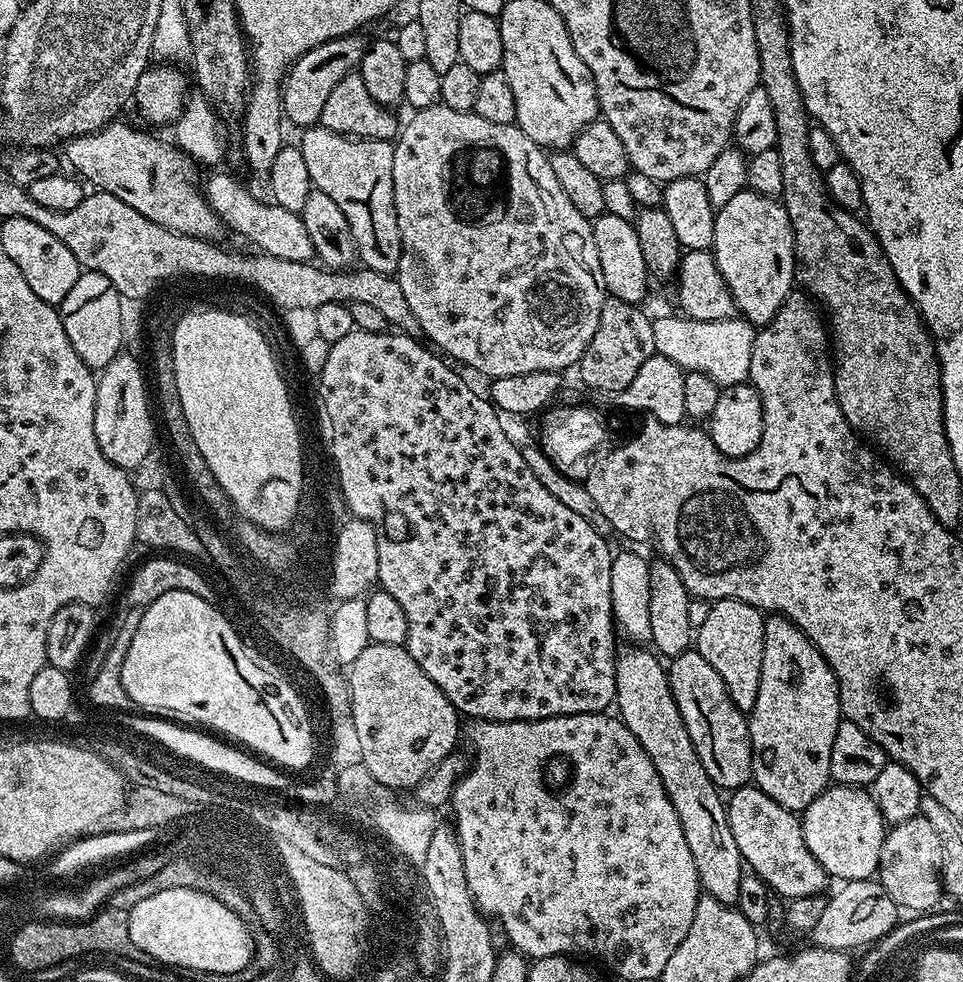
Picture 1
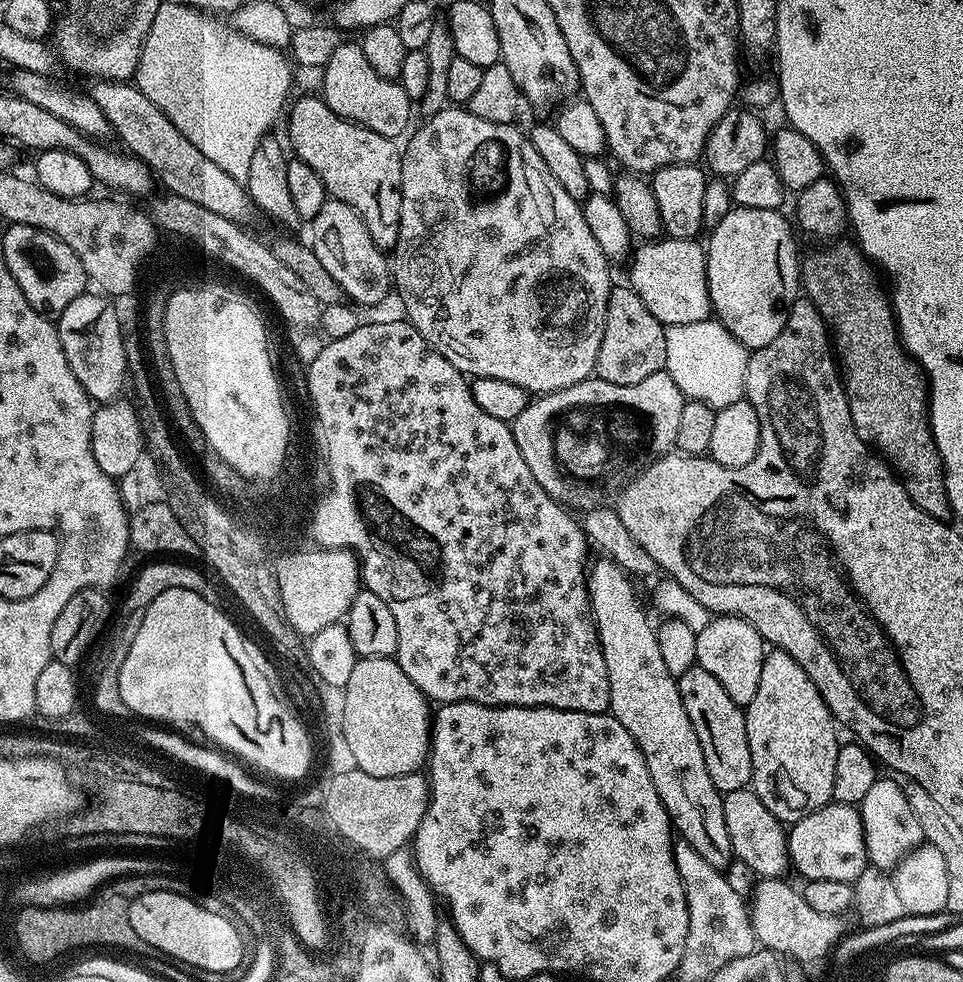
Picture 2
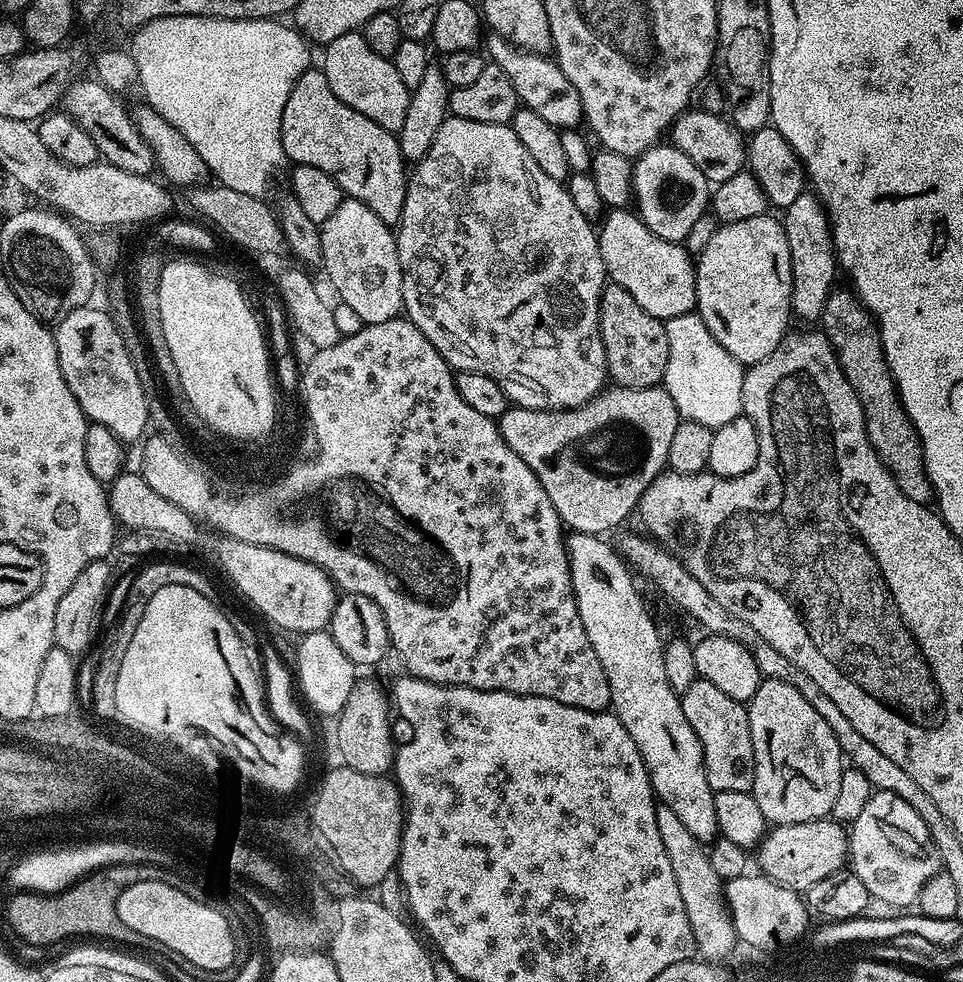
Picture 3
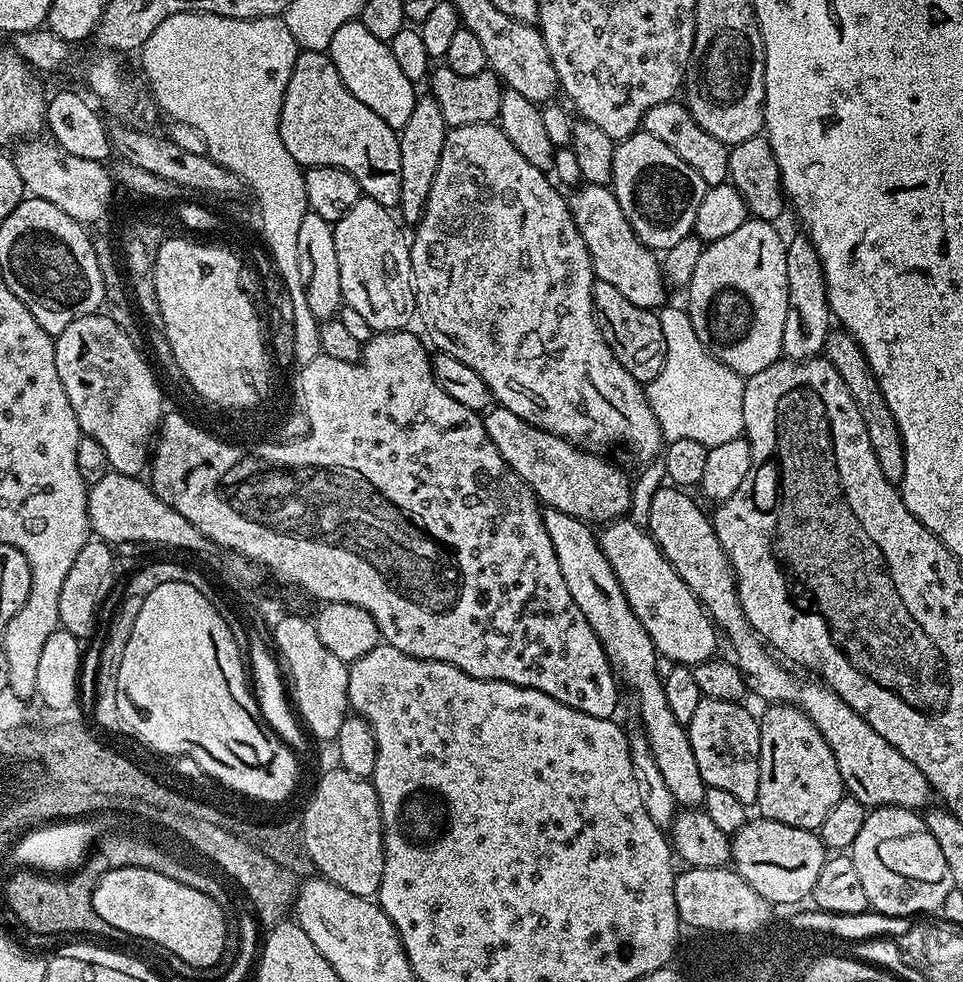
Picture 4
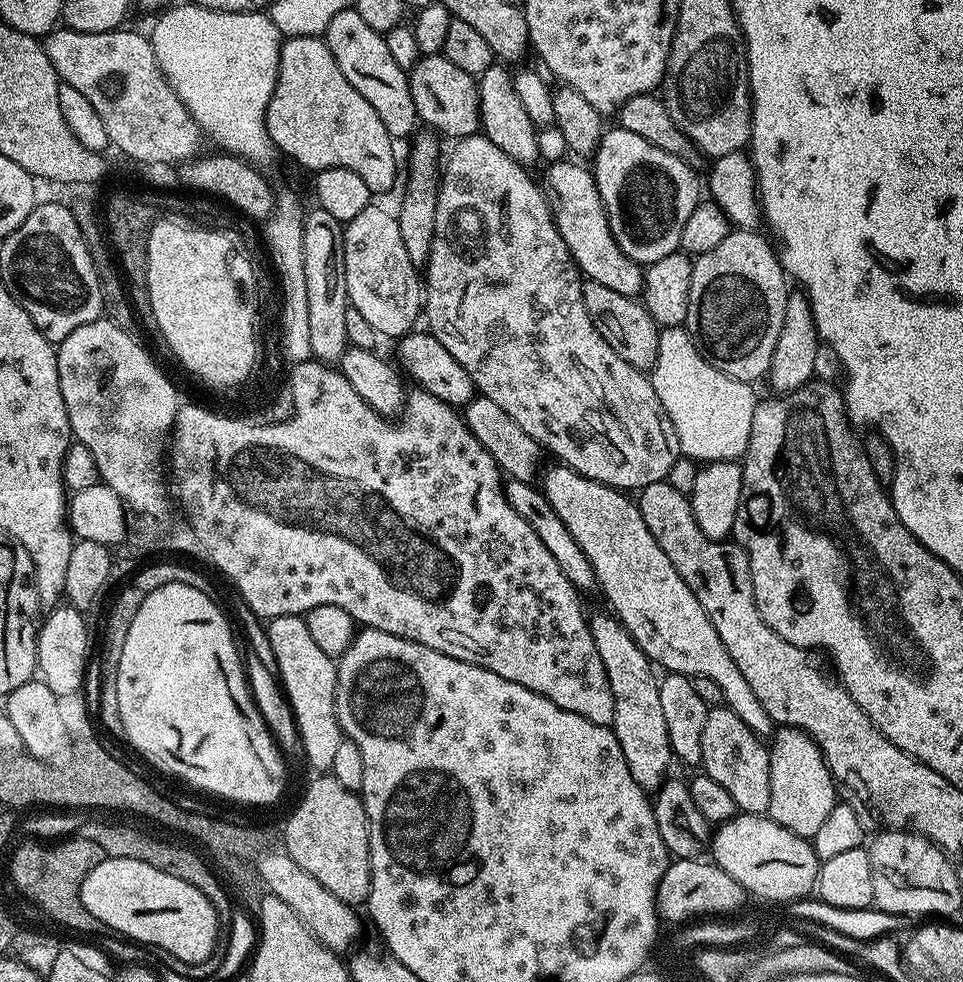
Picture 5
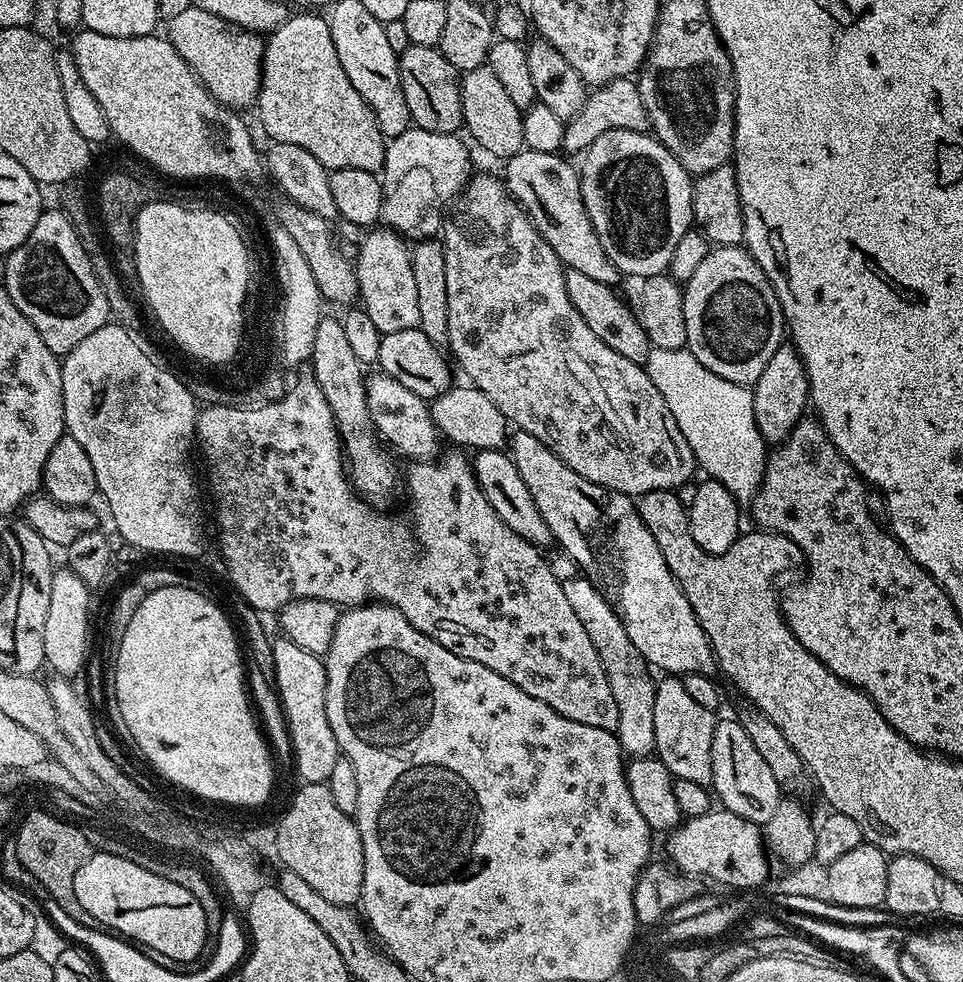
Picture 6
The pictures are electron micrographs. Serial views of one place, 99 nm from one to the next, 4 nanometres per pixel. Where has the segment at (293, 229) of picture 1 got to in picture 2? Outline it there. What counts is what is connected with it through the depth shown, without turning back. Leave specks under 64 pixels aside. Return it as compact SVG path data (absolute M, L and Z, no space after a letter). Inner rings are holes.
M97 79L90 89L90 95L100 110L104 112L109 124L113 128L113 133L122 140L122 145L132 156L143 161L150 172L167 187L165 188L171 195L187 198L192 202L197 202L198 206L203 206L208 210L219 214L224 218L236 223L247 223L251 218L252 212L255 213L256 207L249 198L247 187L239 180L230 177L226 170L210 161L206 154L200 150L170 120L164 111L158 109L150 98L144 94L134 84L125 81L101 80Z

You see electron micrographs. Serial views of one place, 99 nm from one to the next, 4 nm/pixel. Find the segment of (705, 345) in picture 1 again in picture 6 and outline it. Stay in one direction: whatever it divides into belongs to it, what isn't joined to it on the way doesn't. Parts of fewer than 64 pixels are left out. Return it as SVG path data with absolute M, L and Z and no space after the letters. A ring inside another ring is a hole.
M687 347L678 350L653 348L646 371L650 382L658 386L658 394L666 398L682 438L690 446L699 471L705 477L722 482L741 502L751 501L764 481L766 445L754 422L754 398L751 387L726 382L718 374L706 370Z

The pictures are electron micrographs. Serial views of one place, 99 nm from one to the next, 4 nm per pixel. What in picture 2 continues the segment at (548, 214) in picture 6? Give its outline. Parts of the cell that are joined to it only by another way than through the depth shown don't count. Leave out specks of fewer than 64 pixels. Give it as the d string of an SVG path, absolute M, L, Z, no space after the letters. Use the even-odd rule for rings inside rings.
M657 238L635 245L627 265L627 283L636 291L638 298L646 302L646 310L650 310L660 324L702 322L713 315L706 278L707 265L706 248L699 239Z

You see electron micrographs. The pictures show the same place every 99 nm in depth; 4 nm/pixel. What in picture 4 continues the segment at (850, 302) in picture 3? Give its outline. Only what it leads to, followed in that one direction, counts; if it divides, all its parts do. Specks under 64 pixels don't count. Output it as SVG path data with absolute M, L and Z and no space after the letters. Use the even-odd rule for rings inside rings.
M832 330L829 331L824 343L823 355L832 363L834 370L842 374L842 382L846 382L846 390L850 390L862 414L862 422L866 422L866 434L870 434L870 446L874 450L874 458L878 458L878 467L882 469L882 474L891 484L898 486L906 470L902 434L898 430L898 422L894 422L894 414L890 414L890 406L886 406L886 398L878 386L875 374L866 362L864 352L849 332Z

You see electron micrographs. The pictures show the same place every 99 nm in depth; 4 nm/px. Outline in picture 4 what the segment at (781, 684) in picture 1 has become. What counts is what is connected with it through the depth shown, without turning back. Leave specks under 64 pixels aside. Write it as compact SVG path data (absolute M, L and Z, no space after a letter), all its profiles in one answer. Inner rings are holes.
M772 702L767 705L760 722L760 773L758 774L758 798L755 807L760 808L759 815L765 820L786 822L786 826L795 828L819 829L821 822L834 810L834 806L845 795L844 779L840 777L838 762L818 726L795 704Z

